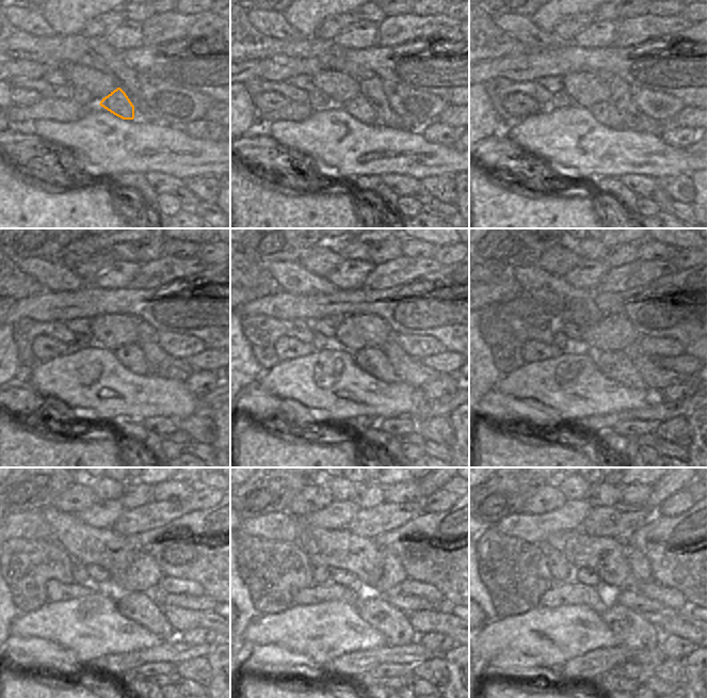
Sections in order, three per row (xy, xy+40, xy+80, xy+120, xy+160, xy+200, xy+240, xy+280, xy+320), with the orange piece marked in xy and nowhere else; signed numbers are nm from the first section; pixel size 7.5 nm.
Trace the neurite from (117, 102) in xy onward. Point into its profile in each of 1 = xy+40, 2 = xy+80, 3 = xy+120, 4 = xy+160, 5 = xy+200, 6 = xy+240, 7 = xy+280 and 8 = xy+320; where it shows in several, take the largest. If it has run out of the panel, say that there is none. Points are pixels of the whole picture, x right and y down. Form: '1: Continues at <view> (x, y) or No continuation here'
1: Continues at xy+40 (359, 108)
2: Continues at xy+80 (606, 113)
3: Continues at xy+120 (130, 355)
4: Continues at xy+160 (373, 361)
5: Continues at xy+200 (616, 364)
6: Continues at xy+240 (141, 607)
7: Continues at xy+280 (395, 624)
8: Continues at xy+320 (633, 630).

